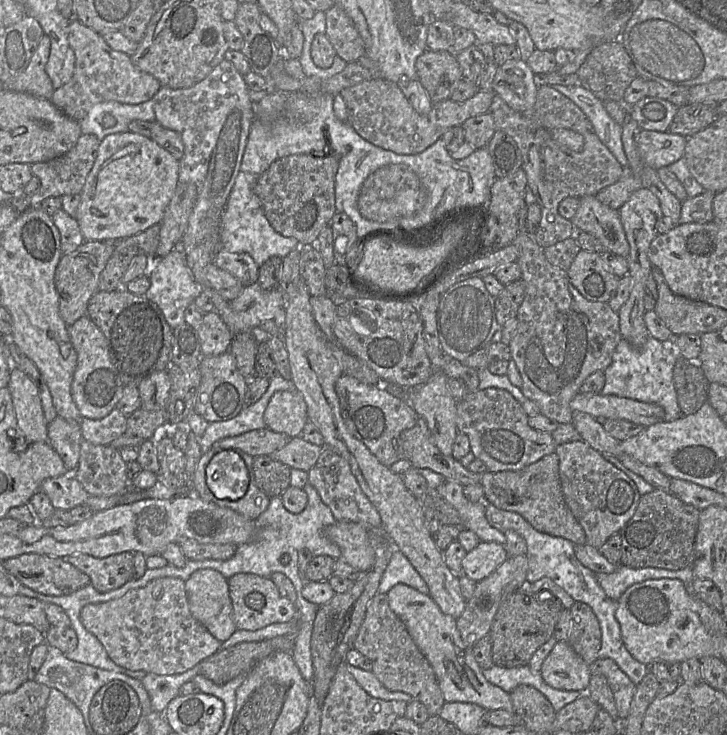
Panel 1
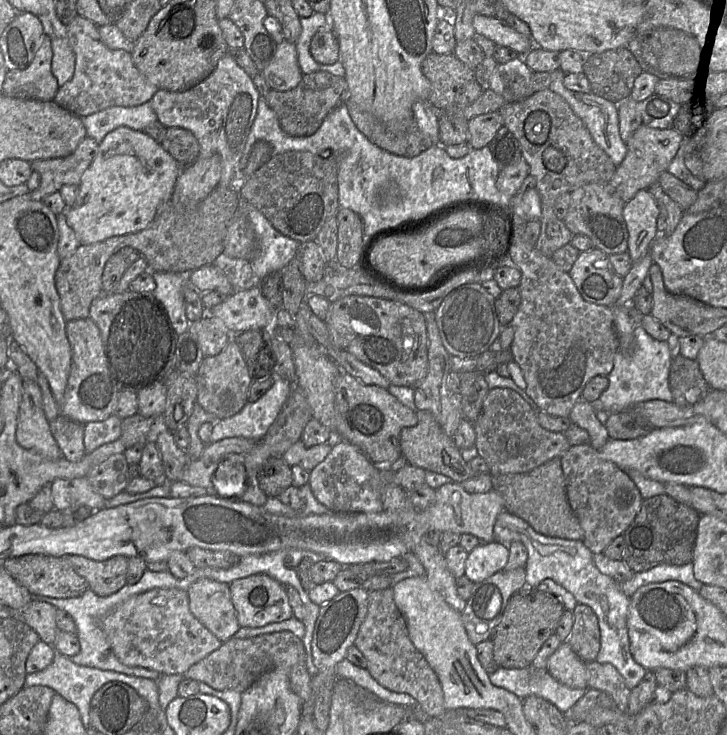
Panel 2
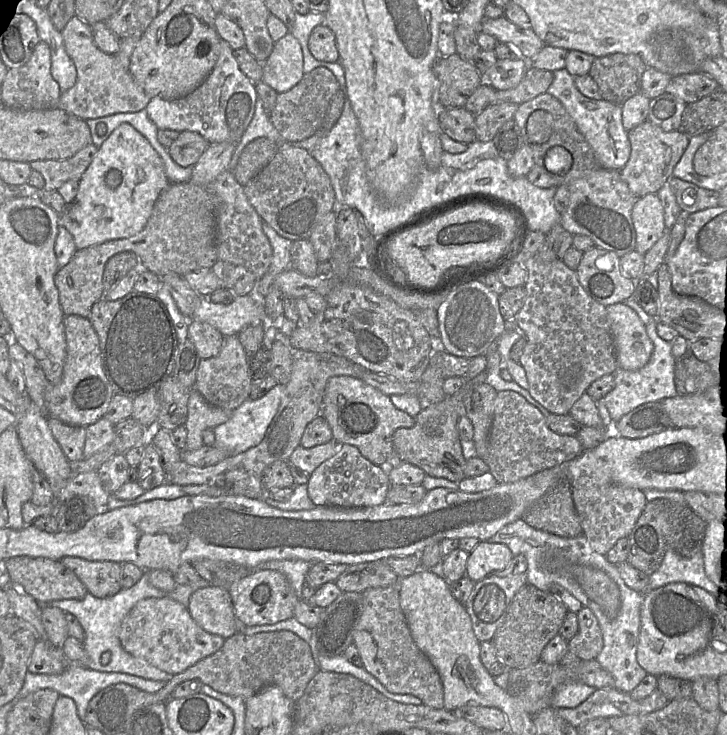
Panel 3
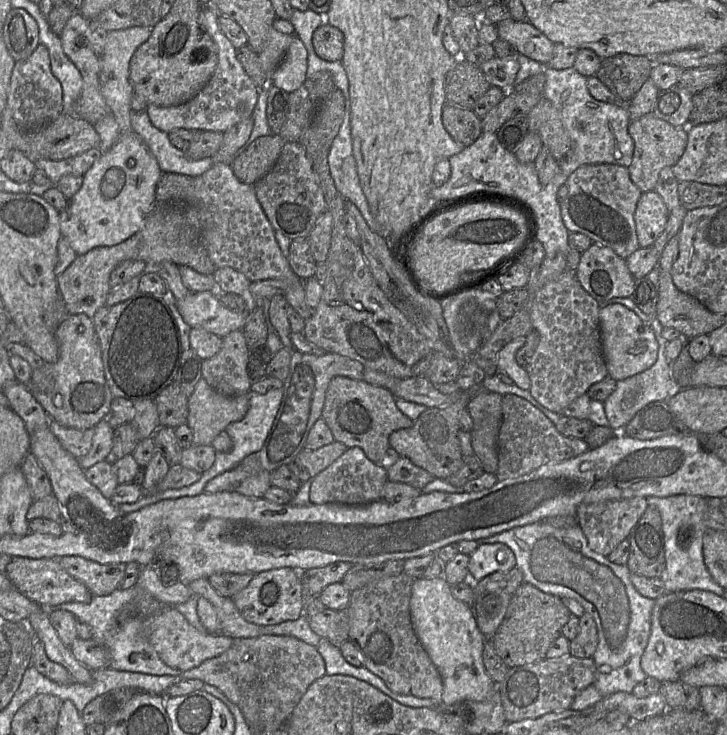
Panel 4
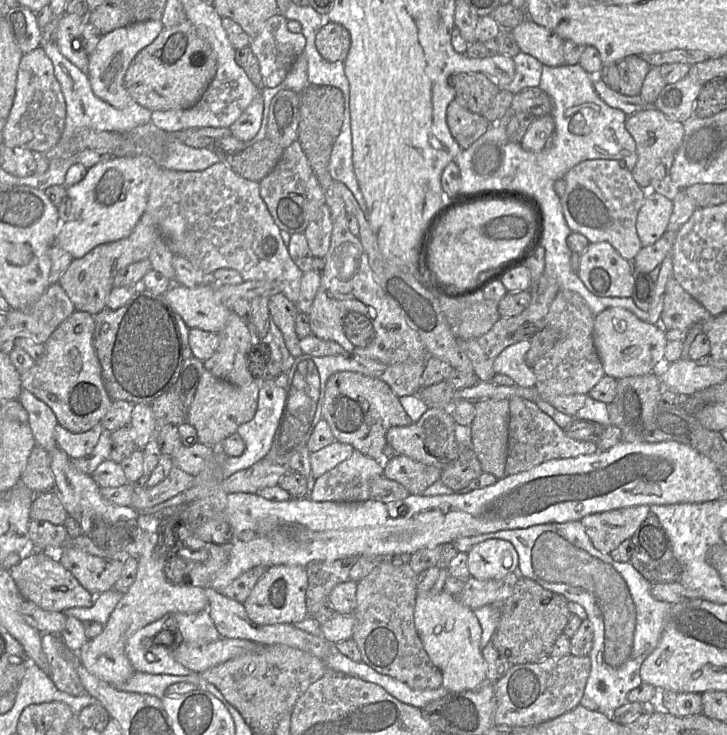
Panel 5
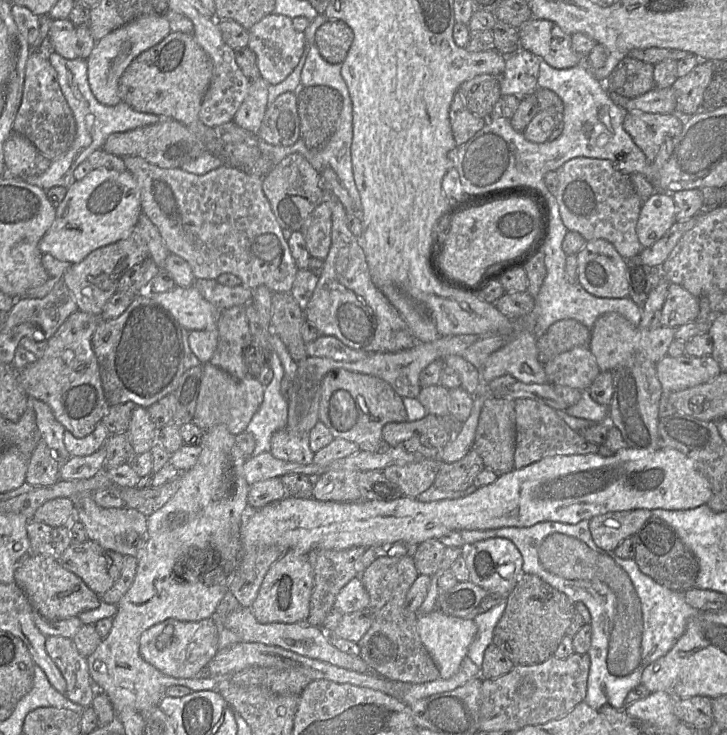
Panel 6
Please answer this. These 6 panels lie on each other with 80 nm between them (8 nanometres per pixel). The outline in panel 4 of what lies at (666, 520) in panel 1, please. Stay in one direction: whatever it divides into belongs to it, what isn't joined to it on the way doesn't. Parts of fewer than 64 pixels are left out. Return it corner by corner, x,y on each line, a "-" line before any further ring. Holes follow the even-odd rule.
648,505
628,536
630,555
627,566
632,573
660,578
666,566
662,517
659,510

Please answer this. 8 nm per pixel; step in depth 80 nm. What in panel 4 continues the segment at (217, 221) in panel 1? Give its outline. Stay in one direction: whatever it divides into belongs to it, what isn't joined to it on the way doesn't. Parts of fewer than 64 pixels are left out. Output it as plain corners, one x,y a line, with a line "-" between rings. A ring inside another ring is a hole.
203,6
199,14
201,28
217,46
218,63
207,84
189,101
169,107
148,105
146,113
157,129
169,133
175,129
200,130
224,133
232,126
252,116
258,101
259,89
246,74
236,58
236,49
222,33
220,14
214,6

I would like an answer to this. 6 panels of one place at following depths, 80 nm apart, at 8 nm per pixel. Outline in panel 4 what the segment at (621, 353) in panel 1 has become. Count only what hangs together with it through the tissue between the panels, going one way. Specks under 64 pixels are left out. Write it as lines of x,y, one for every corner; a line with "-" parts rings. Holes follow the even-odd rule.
656,316
649,323
658,341
658,356
656,362
647,370
619,380
616,383
614,392
604,401
604,408
609,426
615,431
621,431
634,415
644,406
655,401
663,401
668,397
673,397
681,388
672,377
672,362
666,357
666,346
669,343
662,336
663,326

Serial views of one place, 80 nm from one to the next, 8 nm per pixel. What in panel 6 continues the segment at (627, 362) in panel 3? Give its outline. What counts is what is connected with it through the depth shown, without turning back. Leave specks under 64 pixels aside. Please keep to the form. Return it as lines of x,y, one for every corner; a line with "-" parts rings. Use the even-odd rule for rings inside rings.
610,312
601,315
591,329
590,351
594,355
600,371
613,371
622,366
635,352
643,352
654,364
667,355
670,344
675,340
676,328
659,327
644,330
632,324
622,315

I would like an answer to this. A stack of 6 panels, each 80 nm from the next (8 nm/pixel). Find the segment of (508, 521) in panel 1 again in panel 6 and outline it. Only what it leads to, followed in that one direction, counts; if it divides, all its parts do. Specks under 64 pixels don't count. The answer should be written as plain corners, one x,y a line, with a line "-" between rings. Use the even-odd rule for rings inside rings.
582,520
576,524
544,521
530,527
502,527
459,532
466,546
489,538
509,539
522,555
523,573
537,575
567,595
572,602
585,604
591,615
592,638
587,652
590,669
584,702
595,710
604,705
624,709
625,698
629,691
641,683
643,670
664,656
683,635
688,621
702,612
687,603
685,592
669,589
642,573
634,558
623,559
613,551
599,548
592,539
589,520

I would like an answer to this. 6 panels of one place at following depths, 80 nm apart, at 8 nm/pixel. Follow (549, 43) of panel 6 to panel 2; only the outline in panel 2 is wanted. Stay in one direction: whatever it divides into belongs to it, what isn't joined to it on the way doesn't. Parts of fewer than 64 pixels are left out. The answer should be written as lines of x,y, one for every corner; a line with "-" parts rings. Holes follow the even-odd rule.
477,14
473,18
475,32
491,41
496,46
506,46
515,50
518,54
527,54
533,48
530,37
520,34
510,27
504,20
495,17

